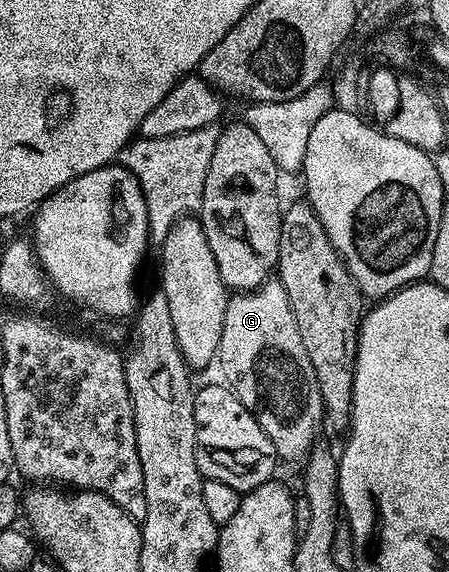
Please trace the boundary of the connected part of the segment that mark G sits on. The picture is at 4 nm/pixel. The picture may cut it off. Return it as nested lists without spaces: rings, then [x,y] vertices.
[[[268,279],[253,292],[240,292],[227,299],[216,368],[222,371],[221,379],[233,390],[236,398],[240,398],[256,422],[260,422],[264,434],[268,434],[277,450],[279,459],[300,462],[311,453],[319,443],[318,435],[324,429],[324,402],[320,398],[316,370],[312,370],[308,350],[304,350],[304,338],[300,338],[300,329],[296,326],[288,294],[278,279]]]

